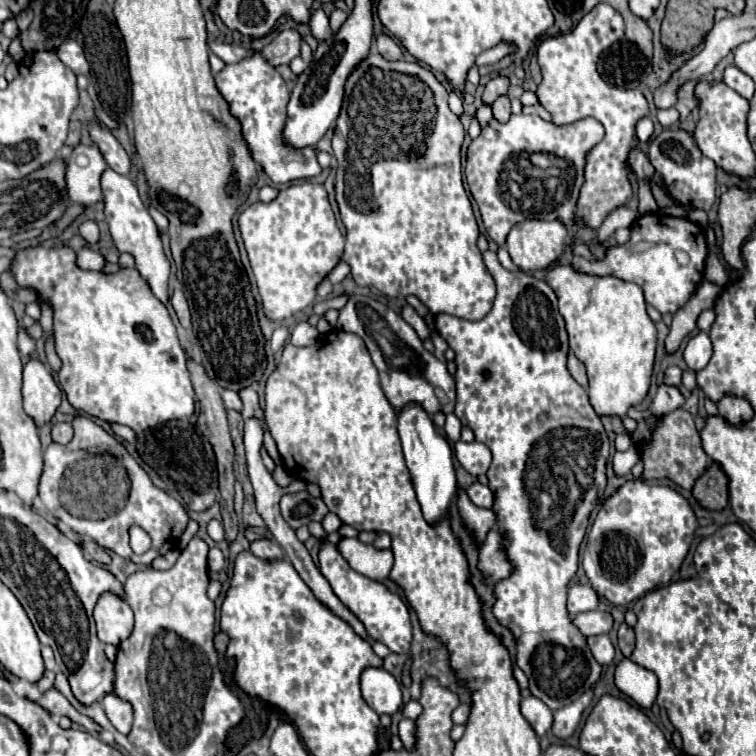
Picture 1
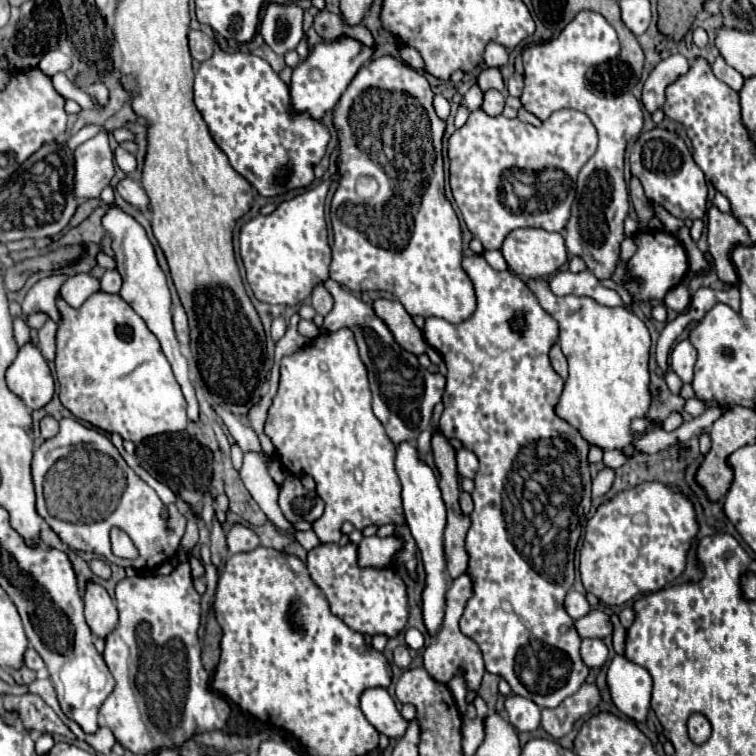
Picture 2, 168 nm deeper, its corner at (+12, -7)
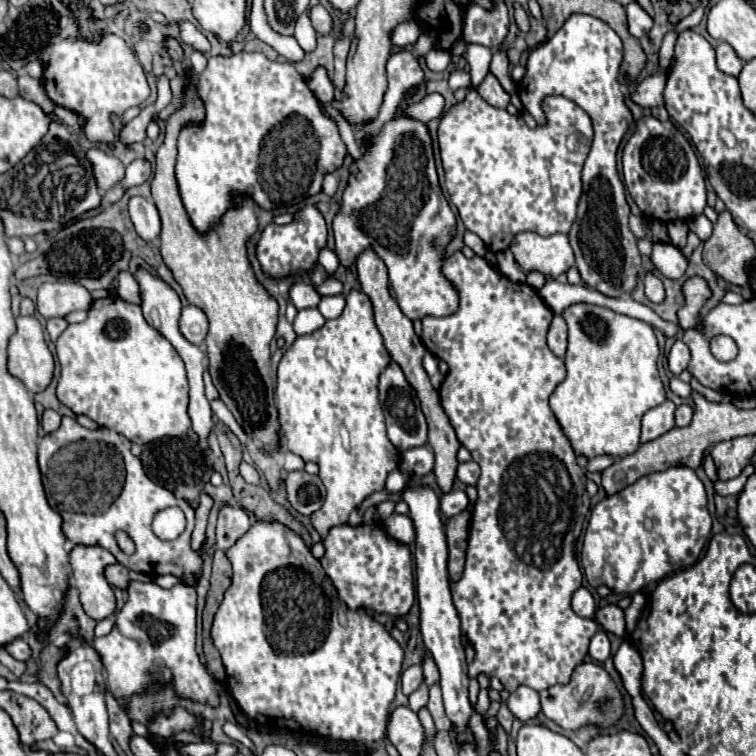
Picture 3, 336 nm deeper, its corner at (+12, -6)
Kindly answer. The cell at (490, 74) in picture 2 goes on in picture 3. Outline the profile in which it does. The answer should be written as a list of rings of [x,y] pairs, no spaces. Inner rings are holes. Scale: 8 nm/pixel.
[[[496,51],[494,57],[492,57],[492,63],[490,63],[490,73],[496,75],[496,79],[502,83],[502,87],[506,92],[510,92],[513,95],[513,81],[510,73],[508,73],[508,55],[504,51]]]

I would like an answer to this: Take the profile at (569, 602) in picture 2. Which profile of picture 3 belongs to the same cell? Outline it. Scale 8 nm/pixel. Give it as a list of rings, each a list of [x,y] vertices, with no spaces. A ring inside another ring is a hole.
[[[580,587],[574,597],[572,597],[572,609],[576,615],[580,617],[586,617],[586,619],[592,619],[594,613],[596,613],[596,603],[594,603],[594,597],[592,593],[586,589],[586,587]]]

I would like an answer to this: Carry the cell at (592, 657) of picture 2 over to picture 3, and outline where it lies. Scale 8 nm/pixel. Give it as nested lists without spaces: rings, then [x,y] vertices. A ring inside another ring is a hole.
[[[598,631],[594,637],[592,637],[592,641],[590,641],[590,657],[594,659],[594,661],[606,661],[608,657],[610,657],[610,641],[608,641],[608,635],[606,635],[606,631]]]

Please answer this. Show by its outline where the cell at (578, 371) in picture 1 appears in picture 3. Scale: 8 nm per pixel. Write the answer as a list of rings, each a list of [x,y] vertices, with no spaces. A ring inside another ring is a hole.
[[[558,313],[554,315],[550,329],[548,329],[548,347],[558,357],[564,357],[566,353],[566,321]]]

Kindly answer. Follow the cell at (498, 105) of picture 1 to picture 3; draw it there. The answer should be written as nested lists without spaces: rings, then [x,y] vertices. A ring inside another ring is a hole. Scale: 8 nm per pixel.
[[[488,73],[484,77],[484,81],[478,85],[478,93],[484,97],[484,101],[488,101],[490,105],[500,107],[500,109],[506,109],[506,105],[510,103],[510,95],[502,89],[502,85],[498,83],[498,79],[492,73]]]

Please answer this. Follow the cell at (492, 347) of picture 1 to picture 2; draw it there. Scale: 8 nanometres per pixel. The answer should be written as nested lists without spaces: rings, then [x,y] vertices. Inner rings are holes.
[[[480,254],[466,256],[462,260],[462,266],[464,266],[466,274],[470,276],[470,280],[474,282],[476,300],[478,300],[476,312],[472,314],[472,318],[468,318],[466,322],[460,322],[460,324],[446,322],[442,318],[426,318],[426,324],[422,330],[426,342],[436,352],[440,352],[440,356],[448,368],[446,390],[442,396],[444,412],[440,416],[440,430],[446,438],[460,440],[464,444],[464,448],[472,450],[480,460],[480,468],[478,468],[476,478],[474,478],[476,490],[472,492],[472,498],[474,498],[474,512],[470,514],[472,528],[468,530],[468,536],[466,536],[466,550],[470,554],[468,572],[474,578],[474,596],[466,604],[466,610],[464,610],[462,620],[460,620],[460,630],[480,646],[480,650],[484,654],[486,670],[502,676],[512,686],[514,694],[536,702],[540,708],[556,708],[564,698],[572,696],[584,684],[584,680],[588,676],[588,666],[580,658],[580,636],[574,630],[574,620],[566,614],[562,602],[564,602],[564,596],[572,588],[572,582],[574,582],[574,548],[576,548],[578,538],[582,534],[580,522],[586,520],[588,510],[590,510],[590,484],[592,484],[590,468],[588,468],[590,444],[584,442],[584,438],[580,438],[580,432],[570,422],[564,422],[564,418],[560,418],[556,414],[556,406],[558,406],[560,394],[564,390],[564,380],[552,370],[548,352],[558,342],[558,322],[540,306],[534,292],[514,272],[492,270]]]

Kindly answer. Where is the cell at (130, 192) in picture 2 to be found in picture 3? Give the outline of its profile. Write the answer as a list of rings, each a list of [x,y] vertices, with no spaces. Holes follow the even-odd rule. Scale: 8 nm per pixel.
[[[132,197],[128,207],[130,207],[130,217],[136,227],[136,233],[148,243],[158,241],[162,227],[160,227],[160,215],[158,215],[156,205],[148,199]]]

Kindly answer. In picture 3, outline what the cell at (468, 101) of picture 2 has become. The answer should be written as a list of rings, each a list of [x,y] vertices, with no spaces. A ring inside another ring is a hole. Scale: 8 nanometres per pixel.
[[[468,45],[466,49],[466,61],[470,65],[470,75],[472,75],[472,85],[478,87],[482,79],[488,73],[490,61],[492,61],[492,49],[482,47],[482,45]]]

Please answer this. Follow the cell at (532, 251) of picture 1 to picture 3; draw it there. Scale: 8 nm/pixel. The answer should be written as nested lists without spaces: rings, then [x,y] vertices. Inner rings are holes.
[[[524,231],[514,237],[510,249],[524,271],[540,271],[552,279],[574,265],[574,253],[564,233],[542,237],[538,233]]]

